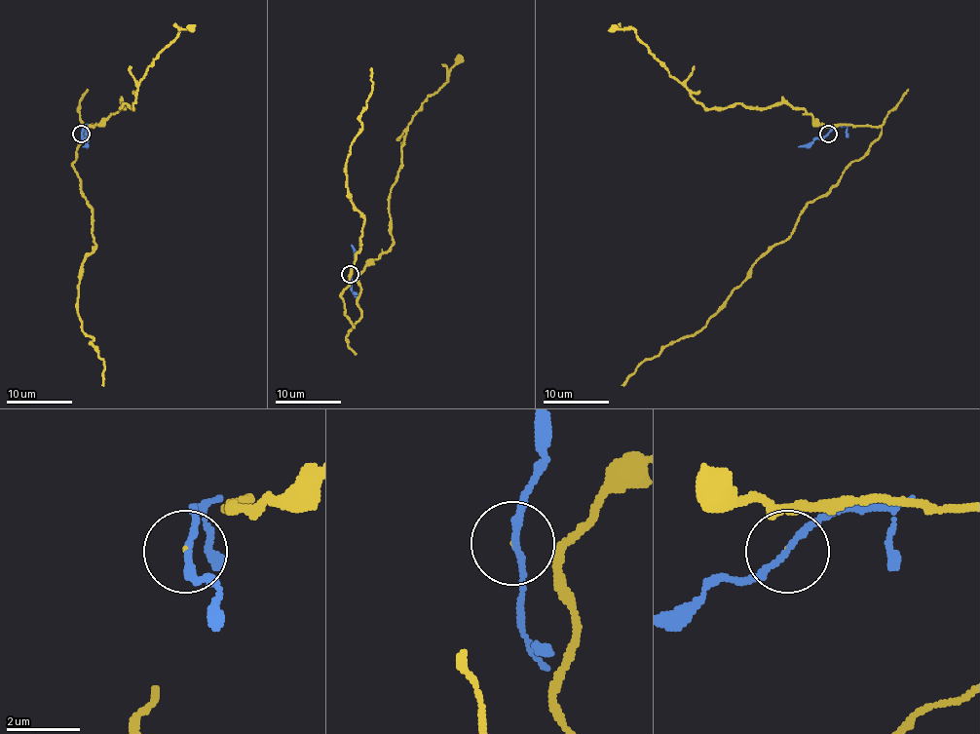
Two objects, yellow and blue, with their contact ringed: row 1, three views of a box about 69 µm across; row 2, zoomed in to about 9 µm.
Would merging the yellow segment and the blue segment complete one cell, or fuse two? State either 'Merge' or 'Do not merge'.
Do not merge

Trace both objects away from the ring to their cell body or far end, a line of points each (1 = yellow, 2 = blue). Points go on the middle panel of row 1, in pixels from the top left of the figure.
1: (350, 275), (359, 287), (354, 328), (342, 292), (363, 215), (350, 199), (347, 156), (371, 67)
2: (350, 275), (355, 260), (352, 245)

